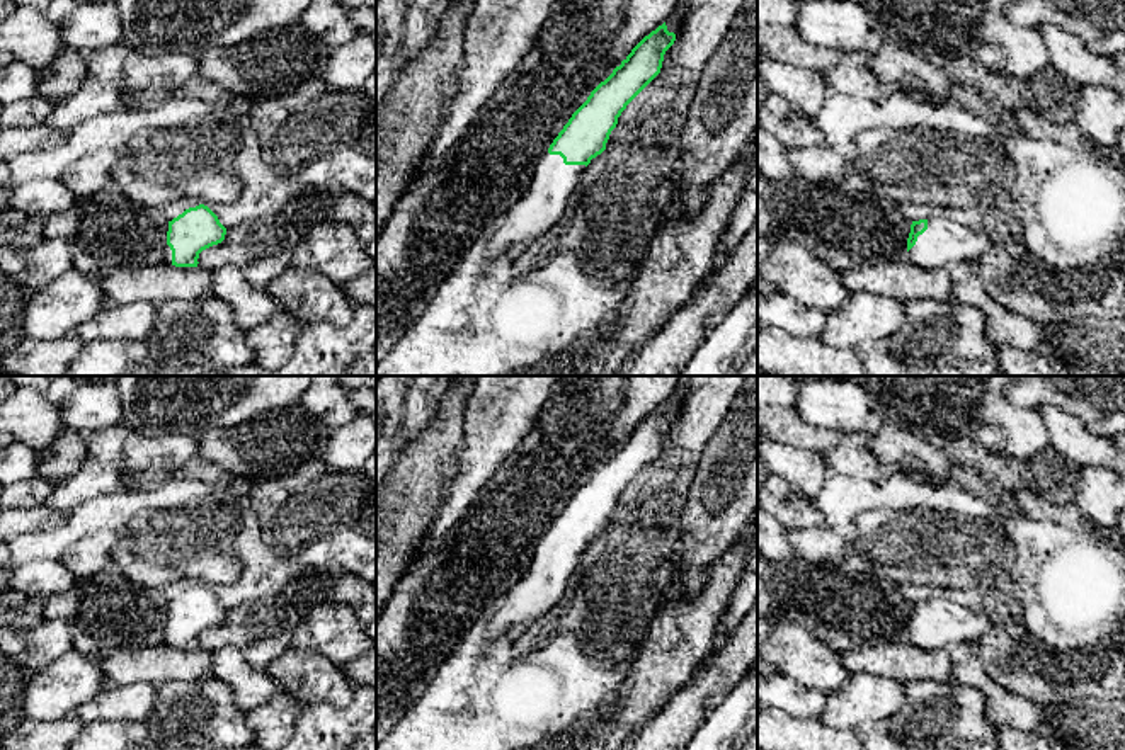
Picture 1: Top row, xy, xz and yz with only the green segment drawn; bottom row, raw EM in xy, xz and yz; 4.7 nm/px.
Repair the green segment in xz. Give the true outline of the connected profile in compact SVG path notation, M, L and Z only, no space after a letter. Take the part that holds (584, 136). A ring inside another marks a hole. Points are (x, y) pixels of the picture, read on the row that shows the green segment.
M665 22L645 36L587 100L536 162L534 175L521 199L488 235L488 265L509 247L526 247L563 214L580 173L606 150L611 131L626 105L660 73L676 34Z

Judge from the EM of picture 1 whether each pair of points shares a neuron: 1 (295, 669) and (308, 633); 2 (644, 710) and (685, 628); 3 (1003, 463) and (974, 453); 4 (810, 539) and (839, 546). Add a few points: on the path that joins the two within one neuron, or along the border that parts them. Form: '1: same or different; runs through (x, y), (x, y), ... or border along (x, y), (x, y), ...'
1: different; border along (291, 647), (314, 650), (339, 667)
2: same; runs through (647, 689), (674, 648)
3: same; runs through (996, 463), (981, 460)
4: same; runs through (817, 545), (833, 546)

